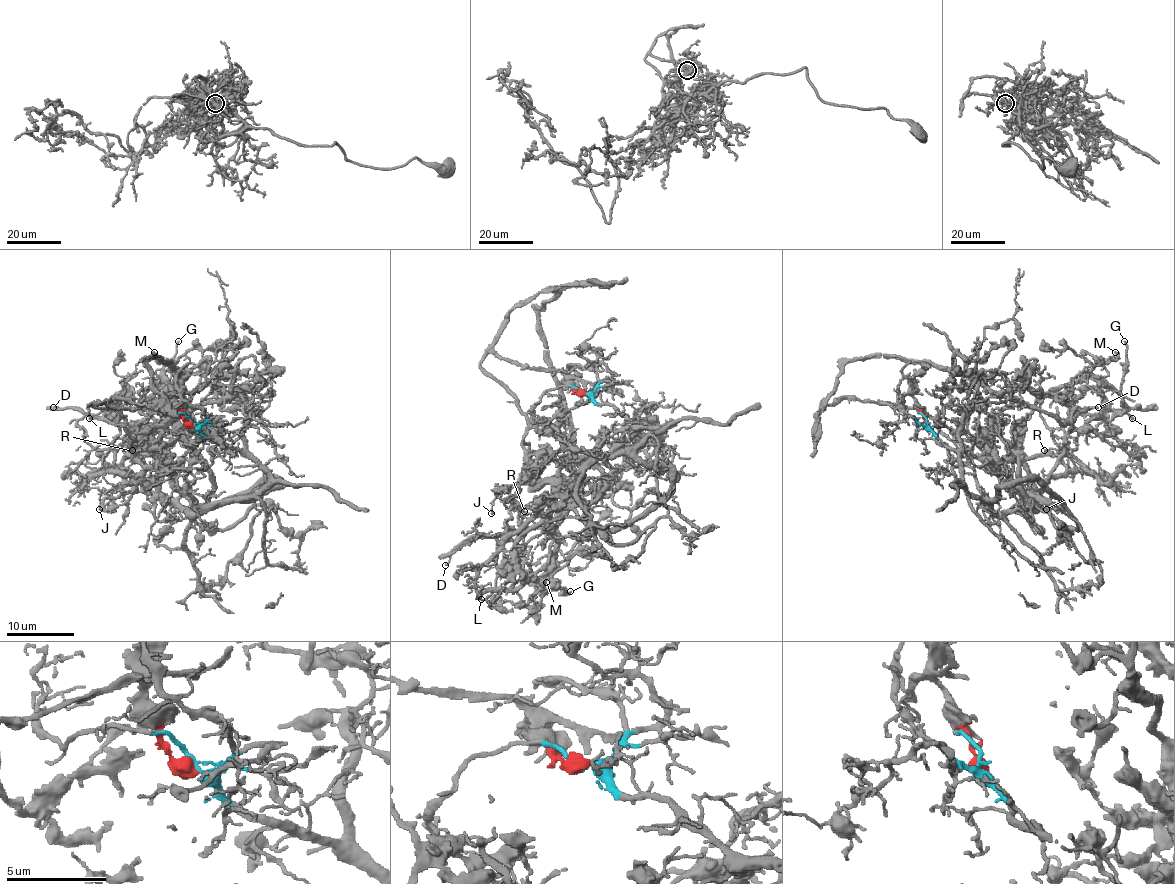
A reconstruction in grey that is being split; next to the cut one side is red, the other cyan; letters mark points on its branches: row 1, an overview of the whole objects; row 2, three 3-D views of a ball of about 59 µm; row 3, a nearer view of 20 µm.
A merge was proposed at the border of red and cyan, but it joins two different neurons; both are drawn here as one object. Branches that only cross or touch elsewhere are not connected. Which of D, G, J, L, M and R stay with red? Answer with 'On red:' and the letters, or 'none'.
On red: D, L

